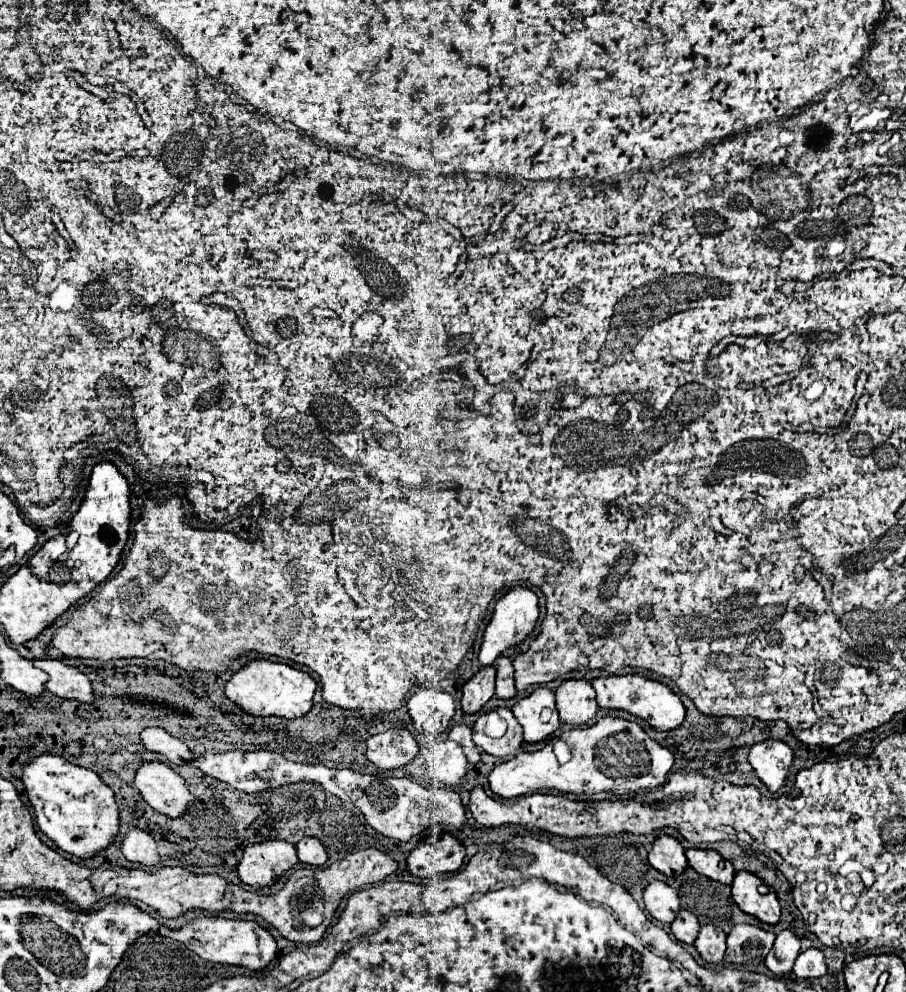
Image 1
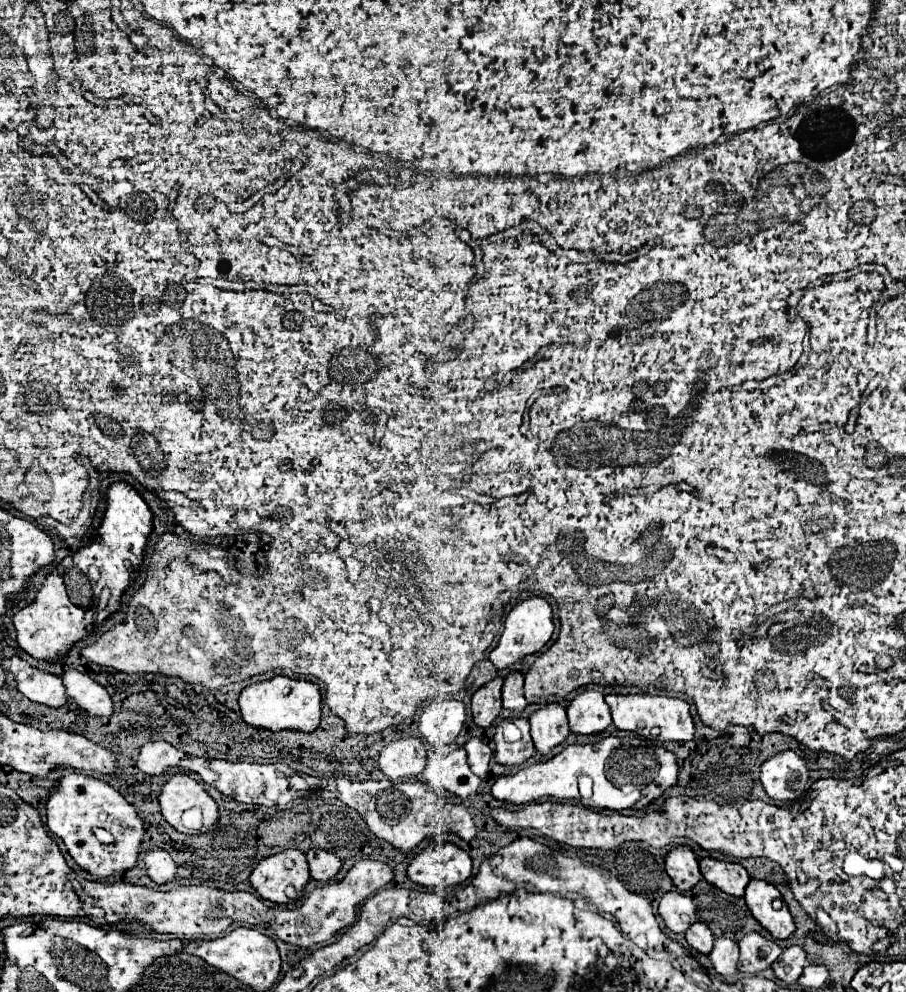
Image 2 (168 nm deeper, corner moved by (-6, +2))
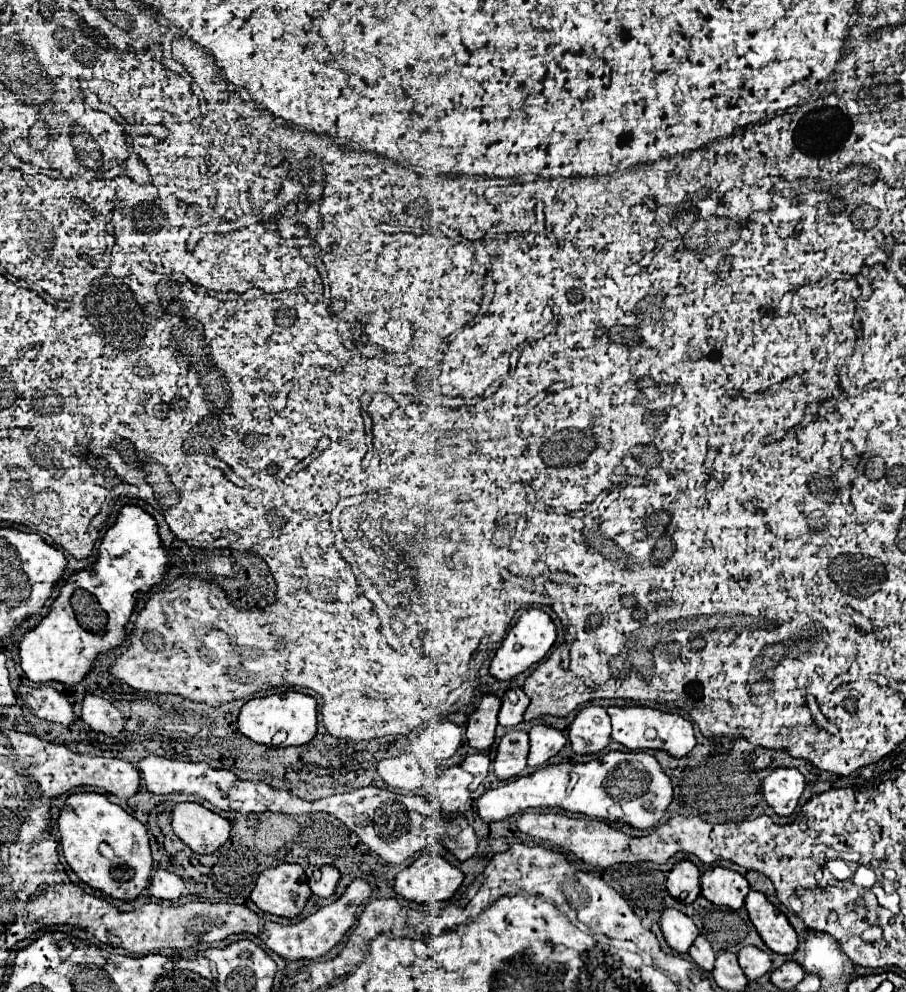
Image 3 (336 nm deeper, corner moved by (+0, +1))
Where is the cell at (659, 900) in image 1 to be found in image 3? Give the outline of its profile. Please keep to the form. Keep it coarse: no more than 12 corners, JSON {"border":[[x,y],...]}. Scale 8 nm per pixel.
{"border":[[675,908],[661,916],[667,944],[677,952],[689,952],[699,936],[689,916]]}

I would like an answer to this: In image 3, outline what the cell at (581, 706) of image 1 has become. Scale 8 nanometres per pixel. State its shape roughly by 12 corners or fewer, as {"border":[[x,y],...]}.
{"border":[[585,706],[569,728],[575,754],[599,754],[609,742],[609,714]]}

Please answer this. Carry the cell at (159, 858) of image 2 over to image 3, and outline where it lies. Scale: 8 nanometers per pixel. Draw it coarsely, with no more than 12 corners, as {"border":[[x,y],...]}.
{"border":[[155,868],[149,894],[157,900],[179,900],[185,884]]}

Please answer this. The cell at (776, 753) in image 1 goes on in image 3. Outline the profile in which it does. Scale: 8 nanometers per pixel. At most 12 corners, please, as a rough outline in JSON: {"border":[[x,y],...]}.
{"border":[[795,768],[773,770],[763,784],[777,816],[791,816],[805,778]]}

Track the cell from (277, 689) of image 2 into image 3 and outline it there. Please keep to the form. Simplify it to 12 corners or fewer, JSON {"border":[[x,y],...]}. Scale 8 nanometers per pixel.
{"border":[[295,690],[255,698],[237,728],[275,748],[309,744],[317,732],[317,702]]}

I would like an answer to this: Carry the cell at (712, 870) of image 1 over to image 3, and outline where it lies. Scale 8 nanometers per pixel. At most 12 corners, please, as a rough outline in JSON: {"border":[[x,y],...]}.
{"border":[[717,866],[701,876],[701,894],[739,910],[749,882]]}

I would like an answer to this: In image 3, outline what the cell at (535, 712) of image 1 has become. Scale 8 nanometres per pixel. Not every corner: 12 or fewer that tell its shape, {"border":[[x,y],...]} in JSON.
{"border":[[549,726],[529,732],[529,766],[549,764],[567,744],[563,732]]}

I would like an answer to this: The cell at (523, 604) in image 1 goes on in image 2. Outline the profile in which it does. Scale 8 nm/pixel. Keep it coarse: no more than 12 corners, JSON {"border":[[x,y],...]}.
{"border":[[543,597],[507,613],[489,659],[507,669],[551,639],[553,611]]}

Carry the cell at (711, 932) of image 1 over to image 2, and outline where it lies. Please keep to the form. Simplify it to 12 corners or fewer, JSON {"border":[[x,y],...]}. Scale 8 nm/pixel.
{"border":[[717,937],[709,959],[717,973],[737,971],[739,947],[733,939]]}

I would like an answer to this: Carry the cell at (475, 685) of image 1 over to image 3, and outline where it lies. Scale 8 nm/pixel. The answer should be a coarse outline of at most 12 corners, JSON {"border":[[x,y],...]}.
{"border":[[483,696],[467,722],[469,746],[489,750],[495,742],[501,700]]}

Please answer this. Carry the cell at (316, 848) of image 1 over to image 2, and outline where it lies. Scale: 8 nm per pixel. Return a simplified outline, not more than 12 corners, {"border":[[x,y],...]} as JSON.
{"border":[[309,849],[311,877],[327,881],[341,869],[341,859],[325,849]]}

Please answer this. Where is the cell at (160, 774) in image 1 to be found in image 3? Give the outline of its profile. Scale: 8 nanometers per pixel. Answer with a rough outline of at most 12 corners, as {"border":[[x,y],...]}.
{"border":[[183,802],[173,808],[173,832],[195,852],[213,854],[231,824]]}

